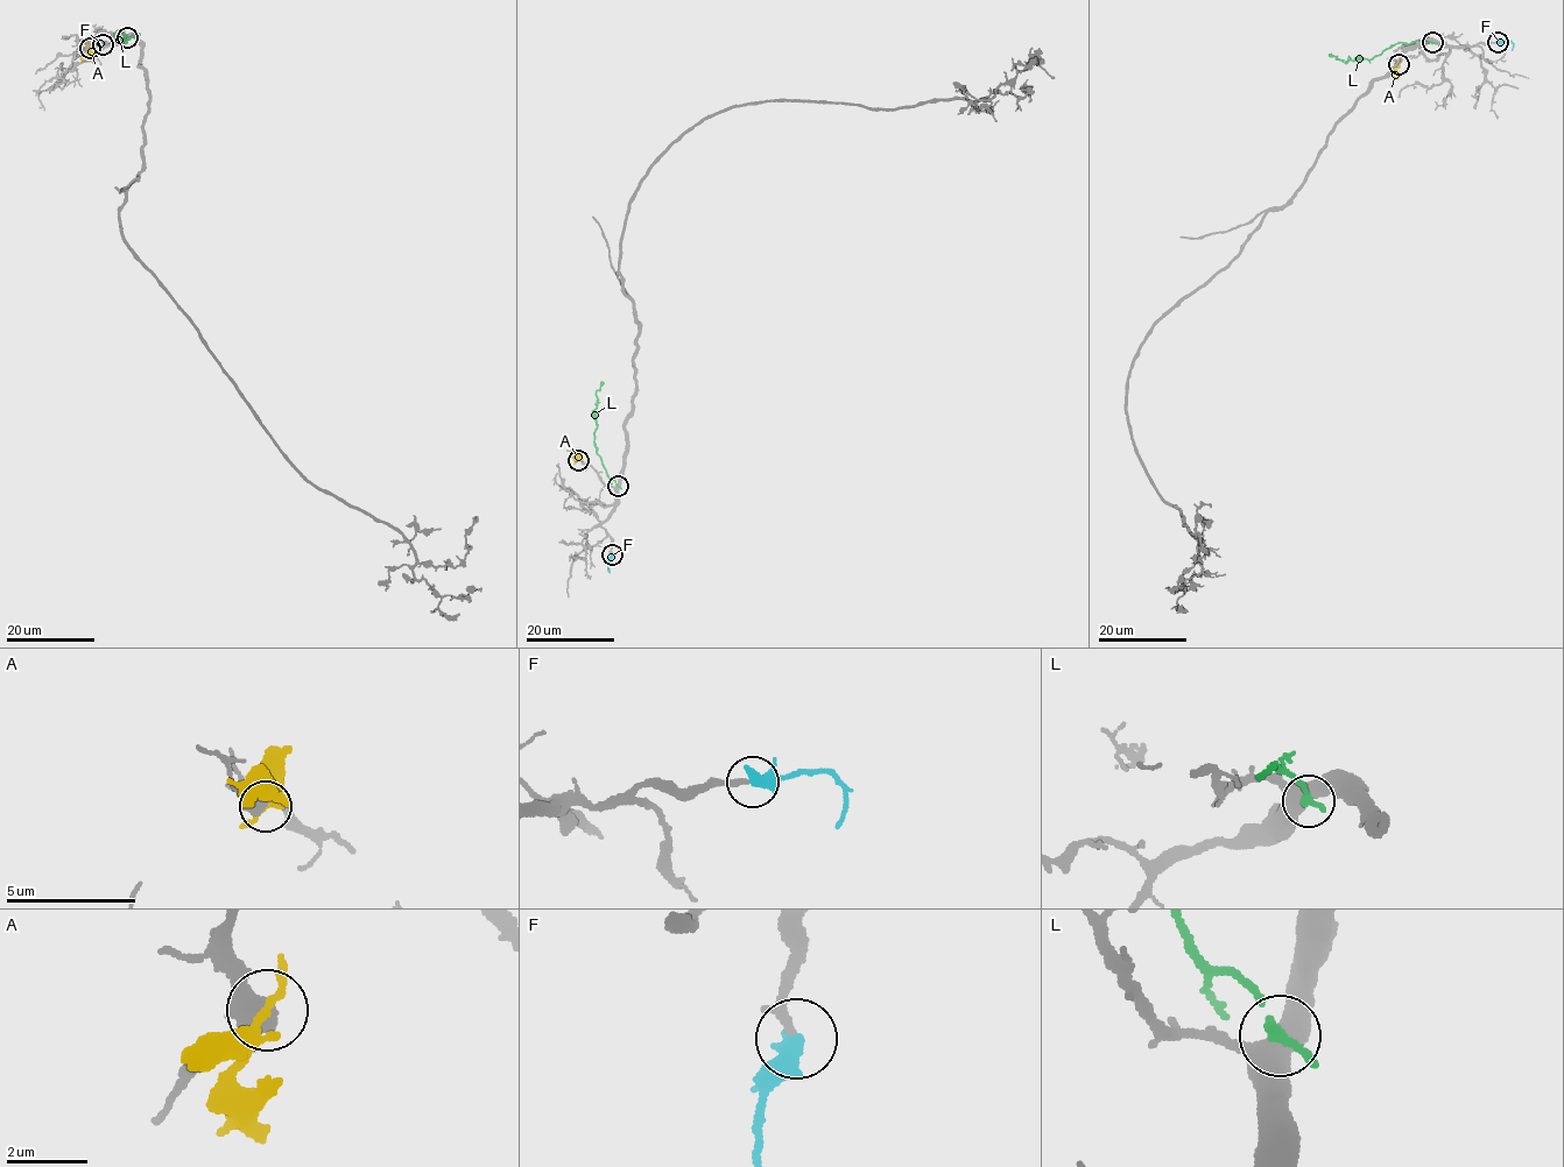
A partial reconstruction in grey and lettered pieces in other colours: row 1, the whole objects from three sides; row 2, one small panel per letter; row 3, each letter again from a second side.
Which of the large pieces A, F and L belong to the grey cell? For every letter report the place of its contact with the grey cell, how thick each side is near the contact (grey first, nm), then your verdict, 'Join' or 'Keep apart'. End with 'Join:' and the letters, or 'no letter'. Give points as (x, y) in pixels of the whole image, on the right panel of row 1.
A: Touches grey at (1399, 64). Thickness 460 nm (grey) against 170 nm. Keep apart
F: Touches grey at (1498, 42). Thickness 240 nm (grey) against 500 nm. Join
L: Touches grey at (1432, 42). Thickness 460 nm (grey) against 320 nm. Keep apart
Join: F

